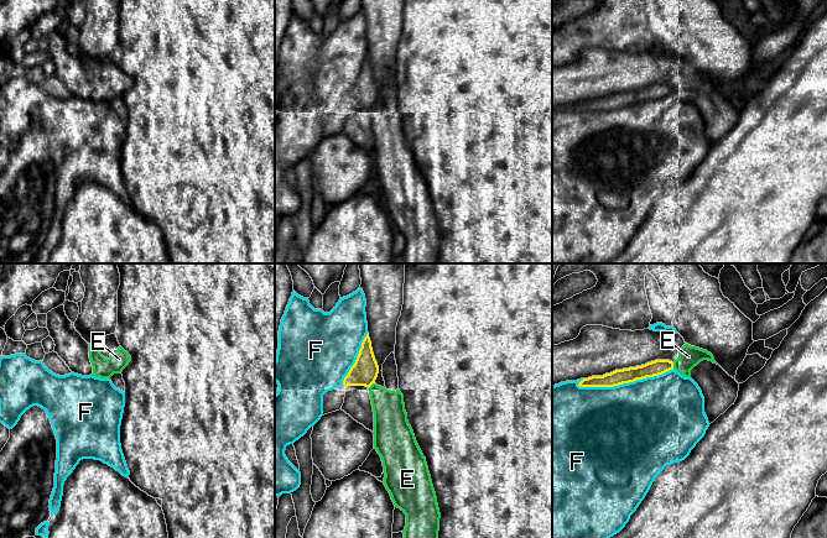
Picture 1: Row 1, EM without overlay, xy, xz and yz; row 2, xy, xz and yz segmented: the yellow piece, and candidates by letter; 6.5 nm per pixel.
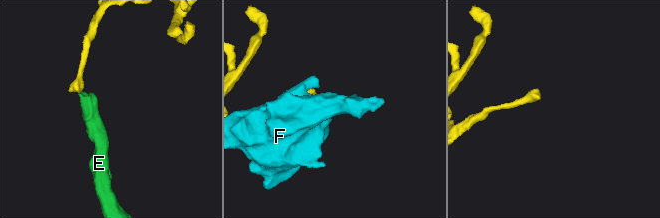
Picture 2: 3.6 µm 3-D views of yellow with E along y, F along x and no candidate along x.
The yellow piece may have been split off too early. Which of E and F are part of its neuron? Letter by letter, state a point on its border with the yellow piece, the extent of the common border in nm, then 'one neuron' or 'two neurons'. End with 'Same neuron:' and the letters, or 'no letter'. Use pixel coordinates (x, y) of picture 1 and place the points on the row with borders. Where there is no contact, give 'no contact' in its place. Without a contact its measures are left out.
E: contact xz (370, 385); length 60 nm; two neurons
F: contact yz (624, 382); length 650 nm; two neurons
Same neuron: no letter

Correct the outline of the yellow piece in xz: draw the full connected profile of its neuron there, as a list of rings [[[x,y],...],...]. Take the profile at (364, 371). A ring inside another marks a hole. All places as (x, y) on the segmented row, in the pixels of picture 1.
[[[368,333],[362,343],[362,348],[354,365],[343,380],[343,386],[365,386],[369,388],[373,383],[375,383],[378,374],[379,366],[375,360]]]

